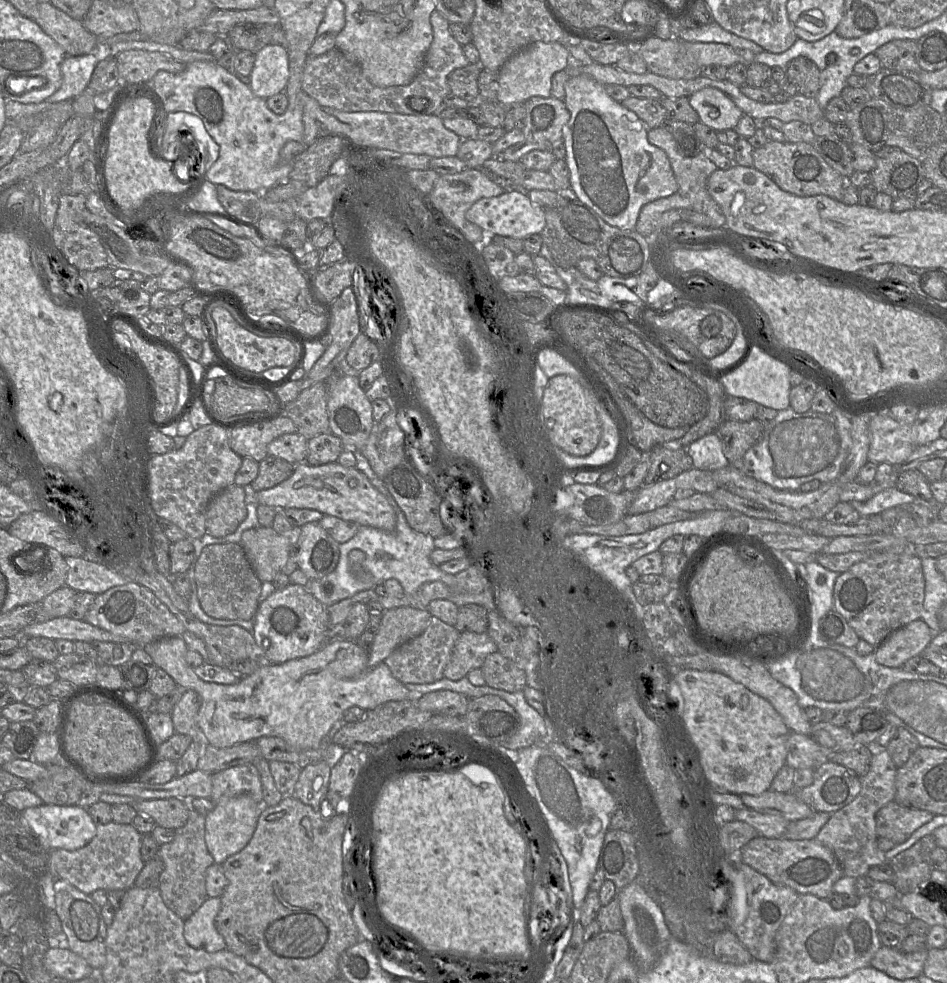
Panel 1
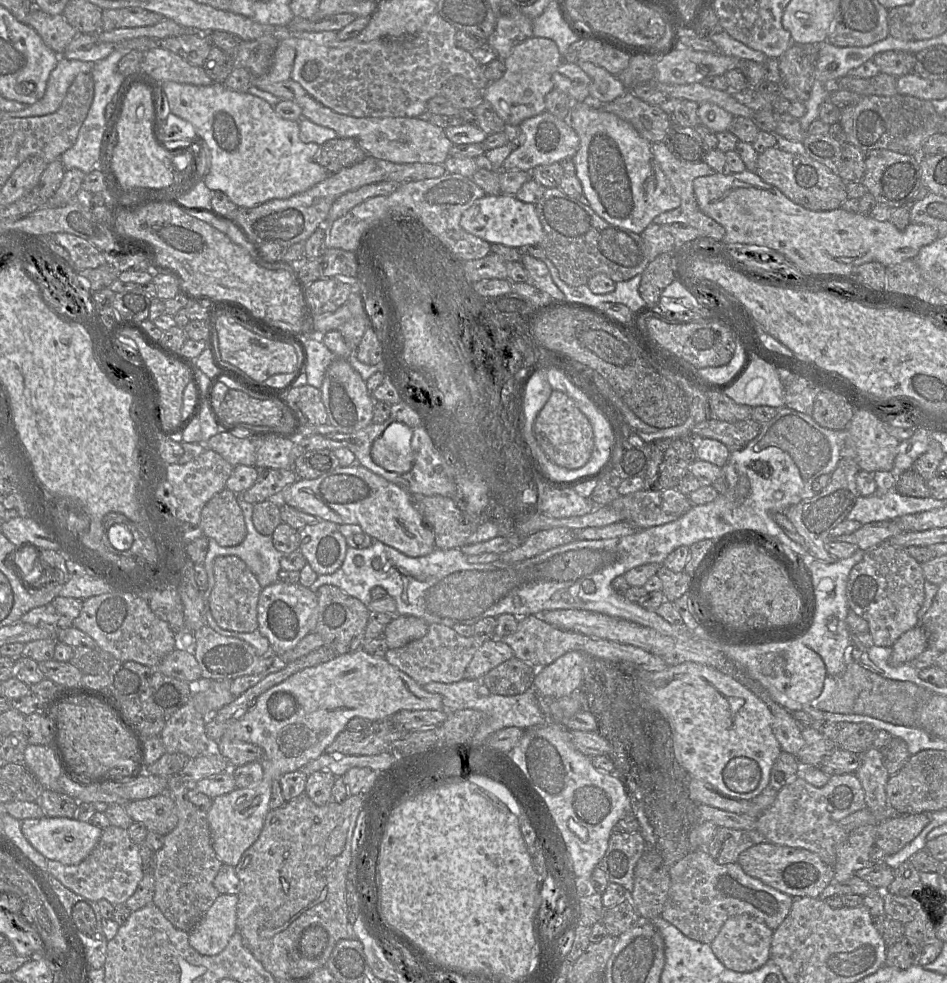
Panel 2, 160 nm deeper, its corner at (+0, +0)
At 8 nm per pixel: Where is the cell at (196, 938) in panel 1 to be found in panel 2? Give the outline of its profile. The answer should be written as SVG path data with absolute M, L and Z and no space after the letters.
M220 894L189 932L189 944L207 956L219 954L237 931L238 895Z

